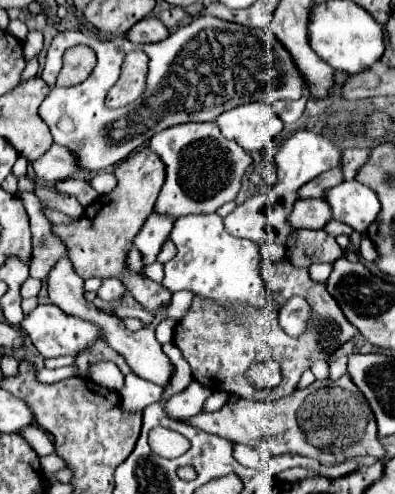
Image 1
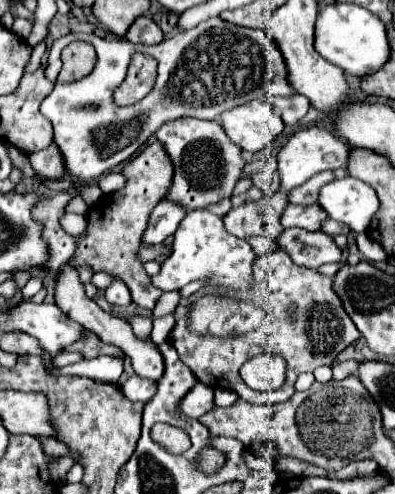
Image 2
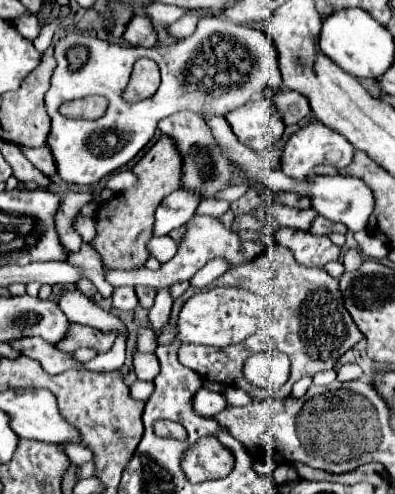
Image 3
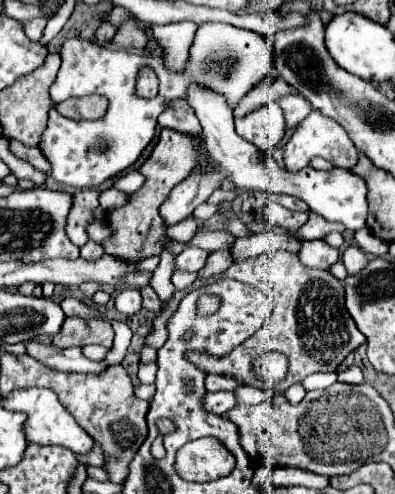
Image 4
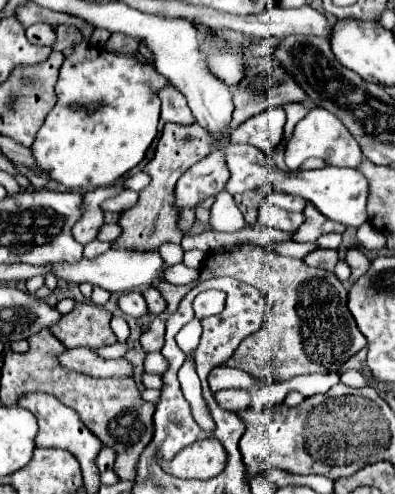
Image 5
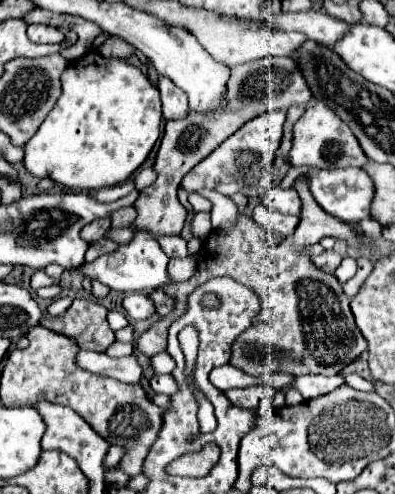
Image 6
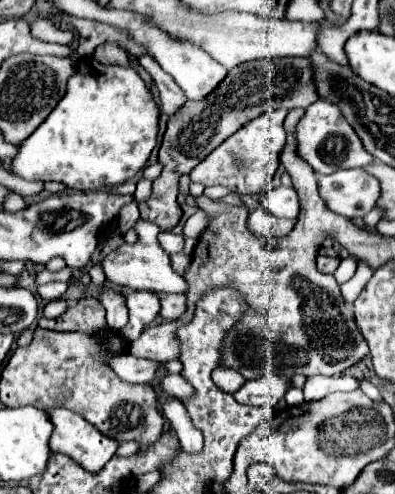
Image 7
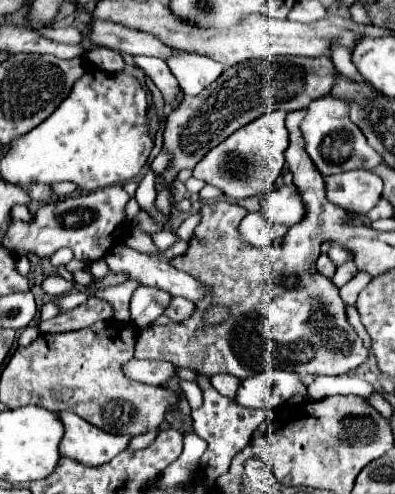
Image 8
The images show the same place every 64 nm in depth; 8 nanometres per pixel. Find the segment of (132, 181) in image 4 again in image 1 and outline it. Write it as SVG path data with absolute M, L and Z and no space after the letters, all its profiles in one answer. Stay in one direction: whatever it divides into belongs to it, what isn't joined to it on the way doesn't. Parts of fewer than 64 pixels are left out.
M100 172L100 174L96 174L92 180L90 180L90 184L92 184L92 188L98 192L98 194L108 194L108 192L112 192L114 188L116 188L116 176L112 174L112 172Z

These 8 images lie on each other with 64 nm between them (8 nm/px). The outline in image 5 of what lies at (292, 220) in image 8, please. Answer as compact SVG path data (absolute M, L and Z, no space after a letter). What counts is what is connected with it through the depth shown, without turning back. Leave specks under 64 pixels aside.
M272 190L268 196L266 196L266 202L282 208L282 210L288 210L288 212L302 212L304 210L304 202L300 196L292 196L292 194L284 194L284 192L278 192L278 190Z

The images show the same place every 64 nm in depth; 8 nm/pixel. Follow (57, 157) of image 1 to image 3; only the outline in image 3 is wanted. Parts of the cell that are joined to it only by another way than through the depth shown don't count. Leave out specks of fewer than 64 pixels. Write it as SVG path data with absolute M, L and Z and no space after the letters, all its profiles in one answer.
M20 146L20 150L22 150L22 154L24 154L40 172L44 172L48 178L56 176L56 164L54 164L52 154L48 152L46 146L42 146L42 148L26 148L26 146L22 148L22 146Z

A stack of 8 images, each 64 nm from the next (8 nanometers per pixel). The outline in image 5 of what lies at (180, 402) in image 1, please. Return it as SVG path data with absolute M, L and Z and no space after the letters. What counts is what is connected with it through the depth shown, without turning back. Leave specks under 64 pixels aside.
M220 390L216 392L216 400L220 400L222 408L228 410L244 410L250 406L250 392L248 390Z

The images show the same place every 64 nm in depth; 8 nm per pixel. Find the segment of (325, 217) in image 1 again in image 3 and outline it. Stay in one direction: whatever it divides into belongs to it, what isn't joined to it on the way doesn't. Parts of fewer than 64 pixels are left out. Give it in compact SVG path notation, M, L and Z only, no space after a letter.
M278 202L270 204L268 214L274 220L274 224L278 222L278 226L282 226L282 228L286 226L286 228L296 228L296 230L306 230L310 226L310 222L316 218L316 212L312 208L296 210L296 208L282 206Z

